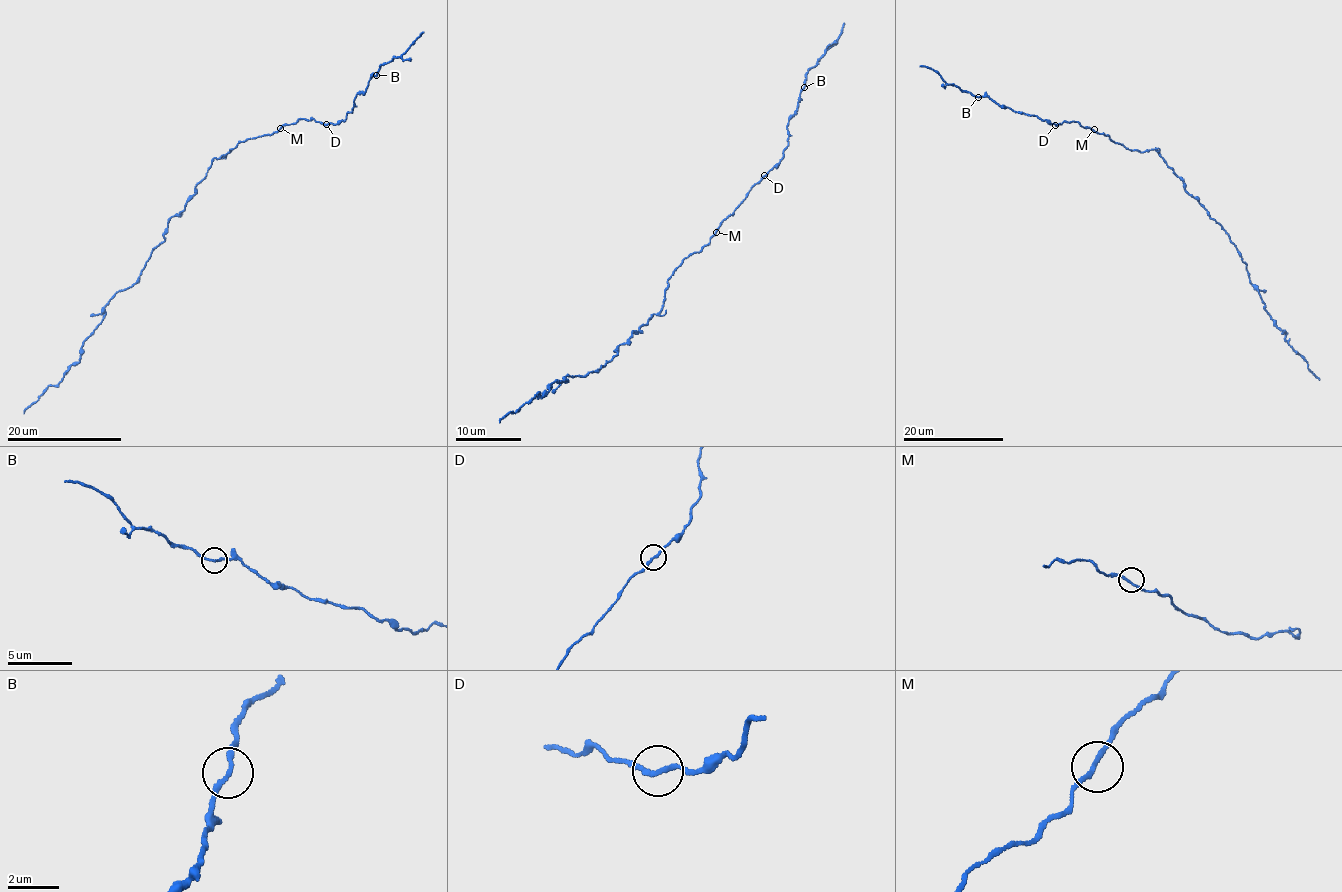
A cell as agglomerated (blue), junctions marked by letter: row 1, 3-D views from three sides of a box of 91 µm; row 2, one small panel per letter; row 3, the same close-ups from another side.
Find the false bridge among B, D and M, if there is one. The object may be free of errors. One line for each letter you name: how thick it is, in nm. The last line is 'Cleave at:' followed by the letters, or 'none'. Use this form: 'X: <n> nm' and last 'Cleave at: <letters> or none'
B: 180 nm
Cleave at: B

